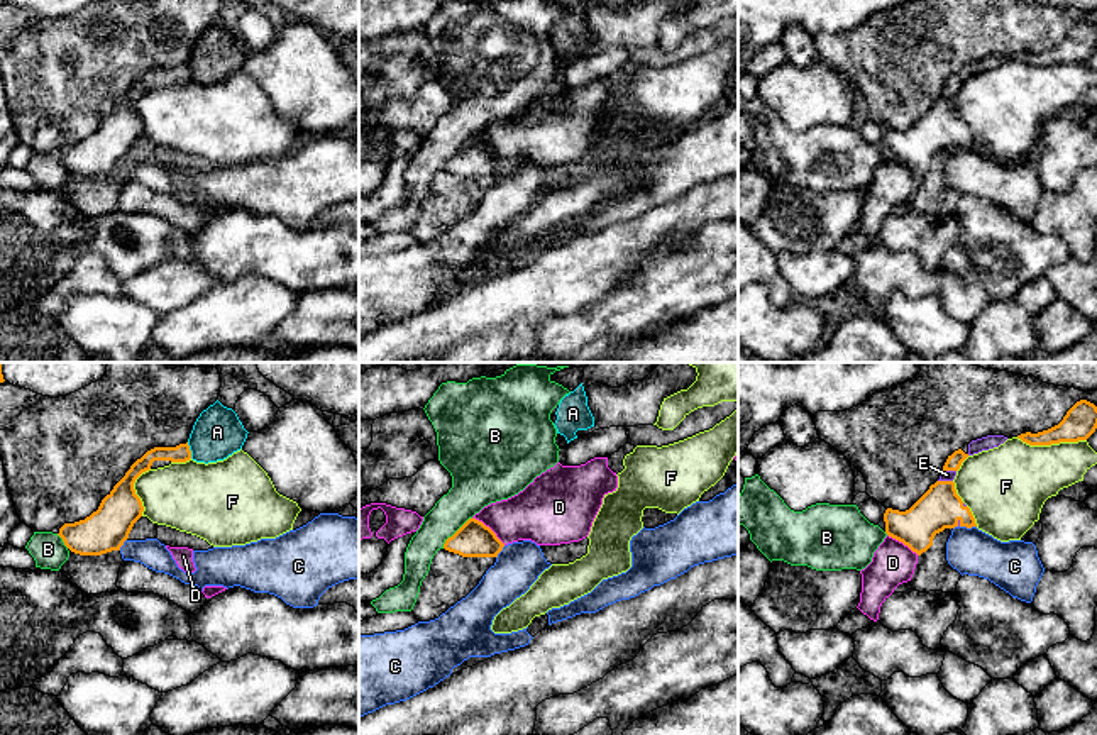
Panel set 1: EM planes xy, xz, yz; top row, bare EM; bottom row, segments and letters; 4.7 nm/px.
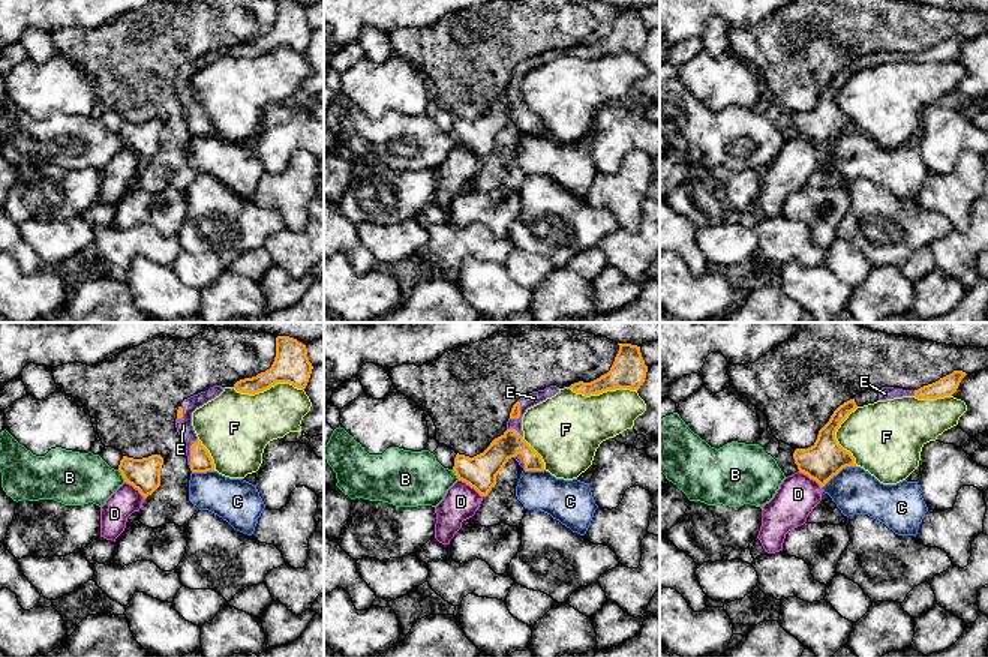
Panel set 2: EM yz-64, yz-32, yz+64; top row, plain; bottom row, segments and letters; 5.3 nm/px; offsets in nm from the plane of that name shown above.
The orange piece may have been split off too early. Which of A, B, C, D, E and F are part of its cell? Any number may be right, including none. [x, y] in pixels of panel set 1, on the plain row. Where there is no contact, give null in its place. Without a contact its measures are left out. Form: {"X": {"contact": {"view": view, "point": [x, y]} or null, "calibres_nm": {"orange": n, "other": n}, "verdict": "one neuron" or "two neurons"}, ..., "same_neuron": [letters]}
{"A": {"contact": {"view": "xy", "point": [190, 71]}, "calibres_nm": {"orange": 90, "other": 240}, "verdict": "two neurons"}, "B": {"contact": {"view": "xz", "point": [456, 153]}, "calibres_nm": {"orange": 170, "other": 220}, "verdict": "two neurons"}, "C": {"contact": {"view": "yz", "point": [969, 148]}, "calibres_nm": {"orange": 200, "other": 220}, "verdict": "two neurons"}, "D": {"contact": {"view": "xz", "point": [490, 149]}, "calibres_nm": {"orange": 170, "other": 260}, "verdict": "two neurons"}, "E": {"contact": {"view": "yz", "point": [945, 102]}, "calibres_nm": {"orange": 200, "other": 50}, "verdict": "one neuron"}, "F": {"contact": {"view": "yz", "point": [1052, 63]}, "calibres_nm": {"orange": 160, "other": 360}, "verdict": "two neurons"}, "same_neuron": ["E"]}

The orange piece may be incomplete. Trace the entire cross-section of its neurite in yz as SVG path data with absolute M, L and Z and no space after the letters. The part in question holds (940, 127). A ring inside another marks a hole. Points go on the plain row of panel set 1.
M962 69L948 76L940 100L906 132L887 129L885 154L921 176L933 166L936 154L955 147L977 147L970 129L955 110L955 97L968 78Z

